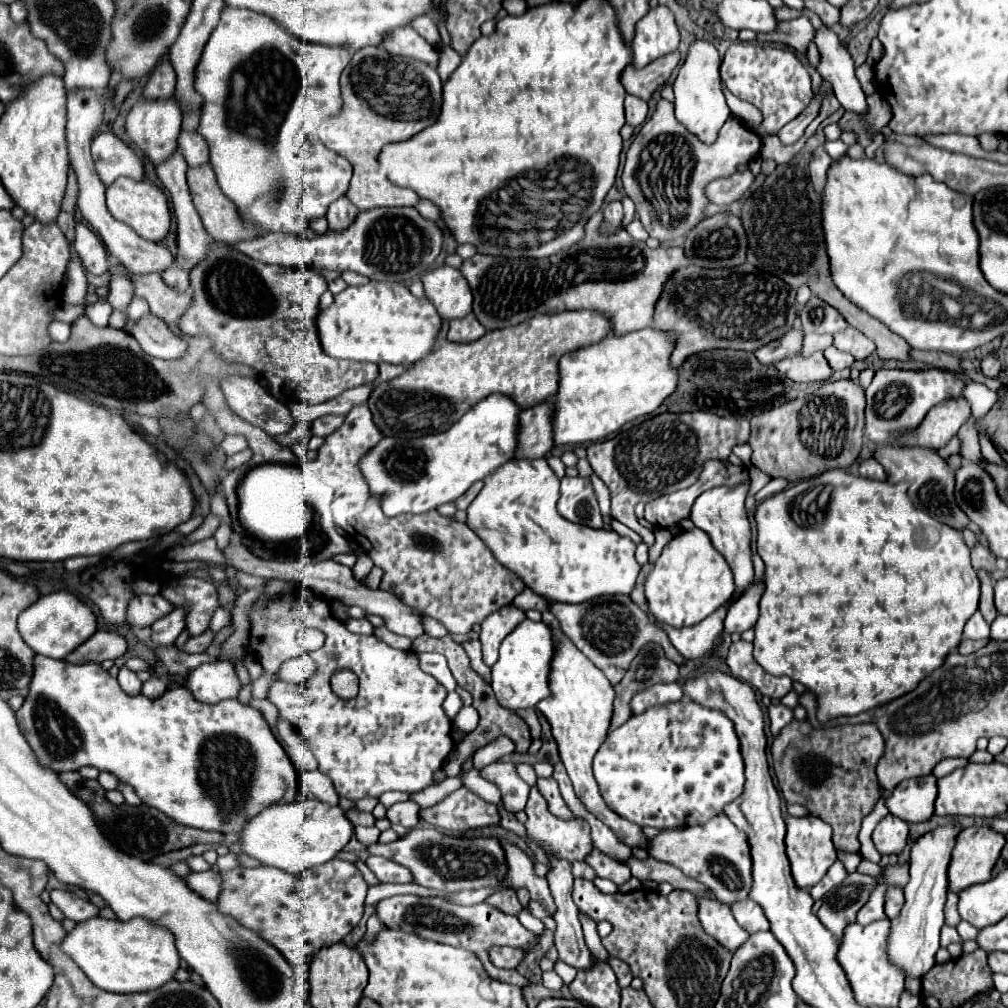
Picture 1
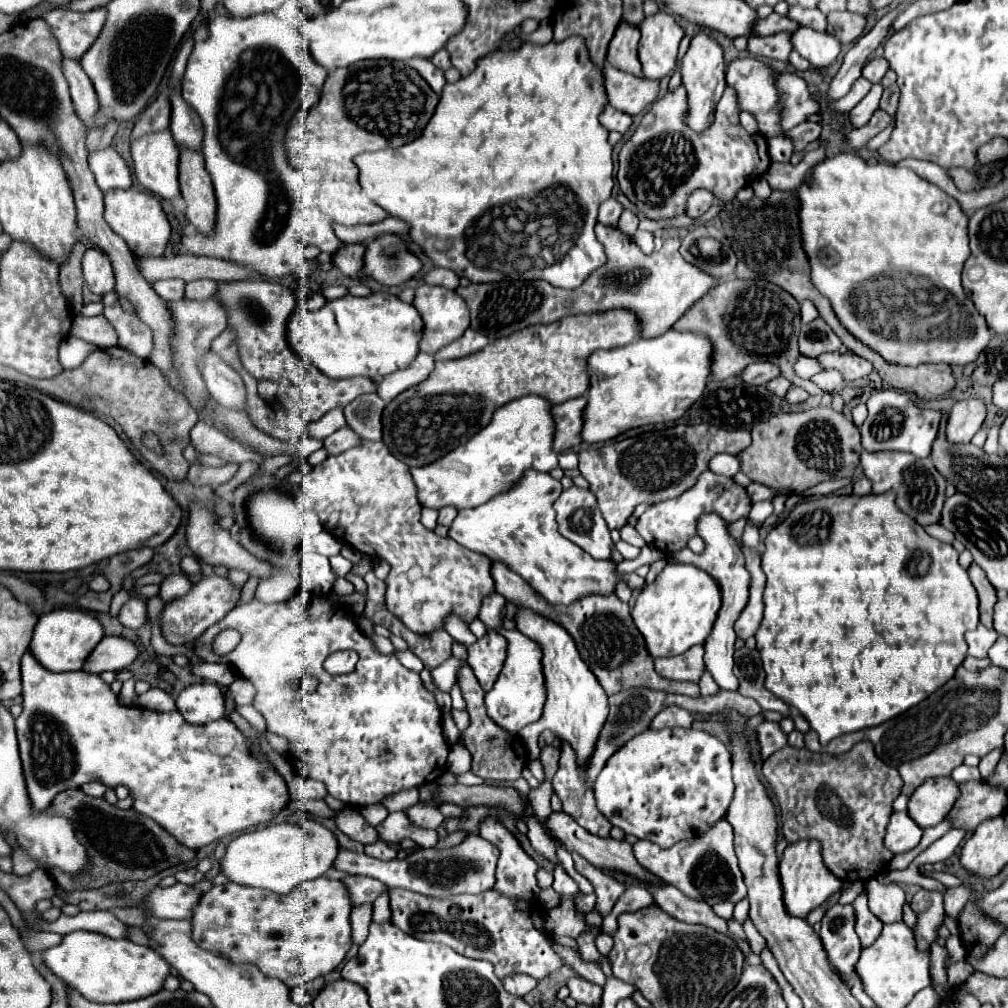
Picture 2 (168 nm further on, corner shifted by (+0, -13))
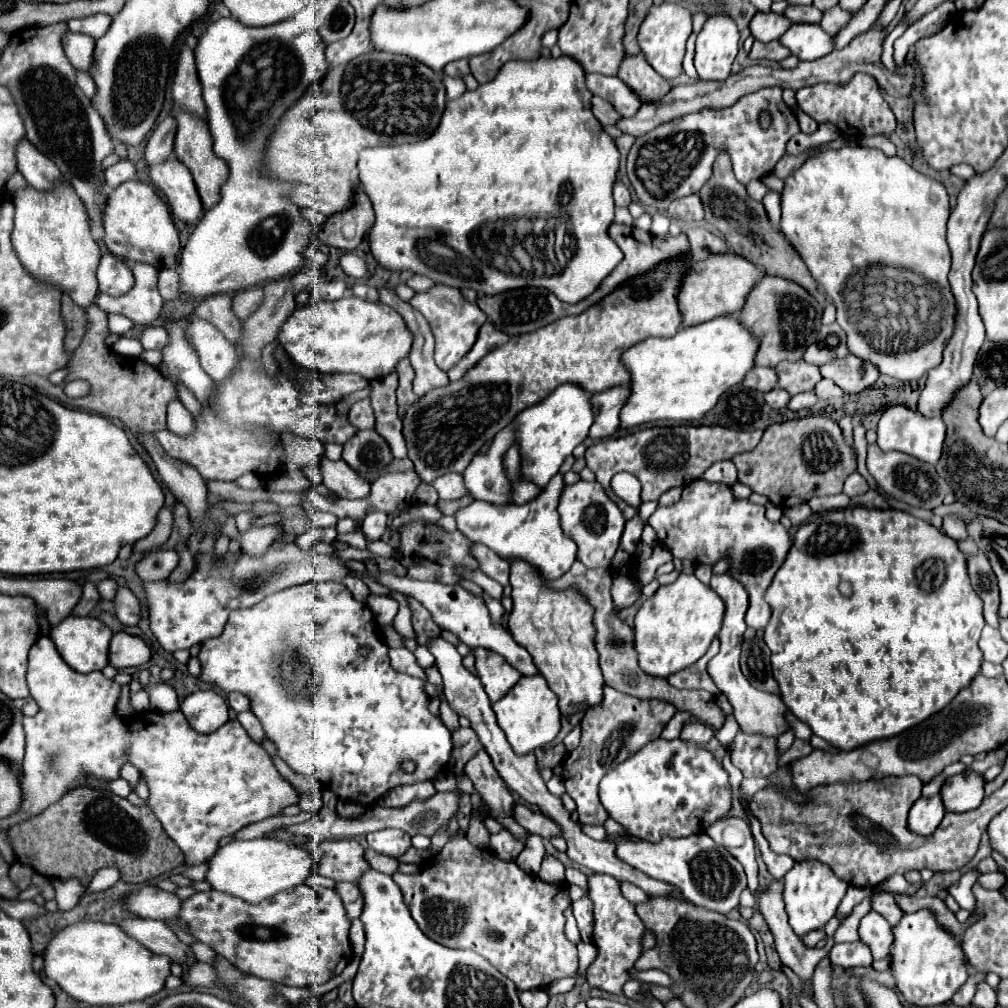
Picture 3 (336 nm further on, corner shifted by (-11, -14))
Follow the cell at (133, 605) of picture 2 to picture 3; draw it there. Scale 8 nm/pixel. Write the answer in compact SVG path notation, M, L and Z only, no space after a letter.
M118 584L114 596L114 616L124 626L136 626L140 620L140 602L126 584Z

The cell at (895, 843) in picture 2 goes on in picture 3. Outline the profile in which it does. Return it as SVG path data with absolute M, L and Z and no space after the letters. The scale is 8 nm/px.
M940 794L930 796L930 798L920 798L920 800L916 800L916 804L910 810L908 824L910 824L912 832L916 832L920 836L930 836L942 822L944 814L946 814L946 808L944 808Z

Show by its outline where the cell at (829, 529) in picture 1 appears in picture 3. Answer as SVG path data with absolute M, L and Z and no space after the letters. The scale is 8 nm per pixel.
M850 506L846 510L826 512L814 522L800 526L782 568L776 572L772 584L766 590L766 602L772 606L772 618L764 630L764 640L772 650L772 674L780 686L782 702L800 722L808 724L816 736L846 752L874 740L898 736L900 732L922 724L932 714L946 708L954 700L954 696L962 688L970 686L980 672L982 652L978 648L978 640L986 622L982 618L982 600L972 590L968 572L964 568L964 554L958 550L956 542L950 536L942 534L926 520L920 520L902 510Z

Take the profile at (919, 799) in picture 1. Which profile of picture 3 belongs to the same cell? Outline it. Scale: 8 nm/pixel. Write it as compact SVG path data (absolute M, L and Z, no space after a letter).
M966 770L962 774L946 778L942 784L942 800L948 812L966 812L980 806L984 800L984 776L980 772Z

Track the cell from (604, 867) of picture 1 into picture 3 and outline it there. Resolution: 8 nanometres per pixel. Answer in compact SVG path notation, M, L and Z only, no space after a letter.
M592 874L588 876L588 886L592 890L592 902L594 902L594 932L592 942L598 948L596 960L588 966L586 978L592 988L600 988L610 994L622 994L622 986L630 980L628 970L634 968L634 962L642 954L642 934L644 924L636 916L634 904L630 904L620 894L620 884L616 878L606 874Z

